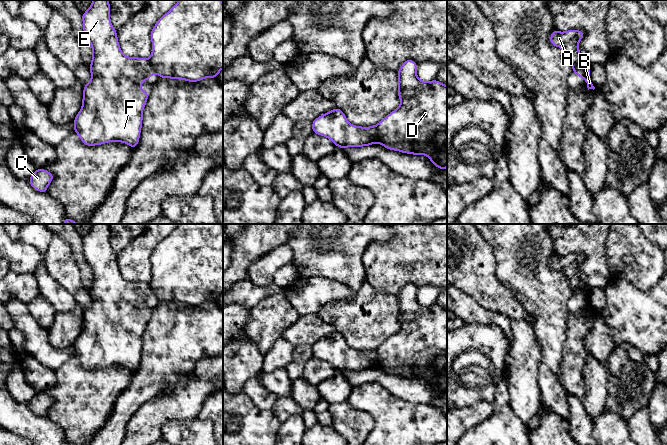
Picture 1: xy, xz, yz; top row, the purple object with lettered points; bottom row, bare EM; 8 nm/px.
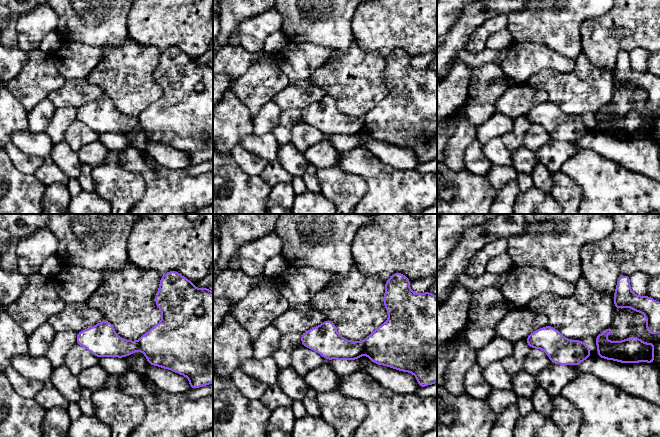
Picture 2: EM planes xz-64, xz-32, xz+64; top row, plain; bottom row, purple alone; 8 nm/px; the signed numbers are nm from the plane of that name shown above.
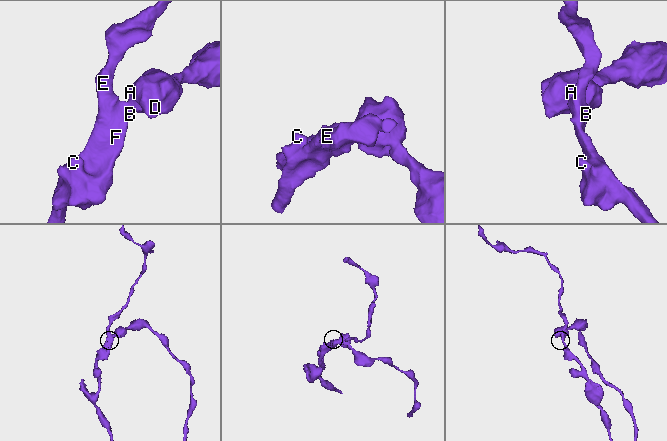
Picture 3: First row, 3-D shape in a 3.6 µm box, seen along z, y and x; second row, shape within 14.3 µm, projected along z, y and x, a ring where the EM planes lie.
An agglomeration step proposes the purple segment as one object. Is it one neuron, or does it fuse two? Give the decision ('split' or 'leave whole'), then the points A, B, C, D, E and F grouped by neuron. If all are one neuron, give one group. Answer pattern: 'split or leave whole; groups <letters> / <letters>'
split; groups A D / B C E F

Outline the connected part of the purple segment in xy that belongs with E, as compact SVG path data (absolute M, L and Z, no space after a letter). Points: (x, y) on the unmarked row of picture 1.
M93 224L88 234L82 237L82 245L83 245L84 258L87 261L88 266L91 268L92 271L92 285L89 290L89 294L91 296L91 305L86 309L84 309L82 331L79 337L74 342L74 357L77 357L80 361L81 366L87 370L102 369L104 367L116 365L116 366L126 367L127 369L135 373L135 371L139 367L140 356L142 353L143 333L147 327L147 323L149 319L149 316L142 315L140 310L143 306L147 305L151 300L153 300L154 294L152 293L149 283L138 282L138 281L127 281L122 277L120 269L118 267L117 256L115 252L112 250L110 244L110 227L108 224Z

